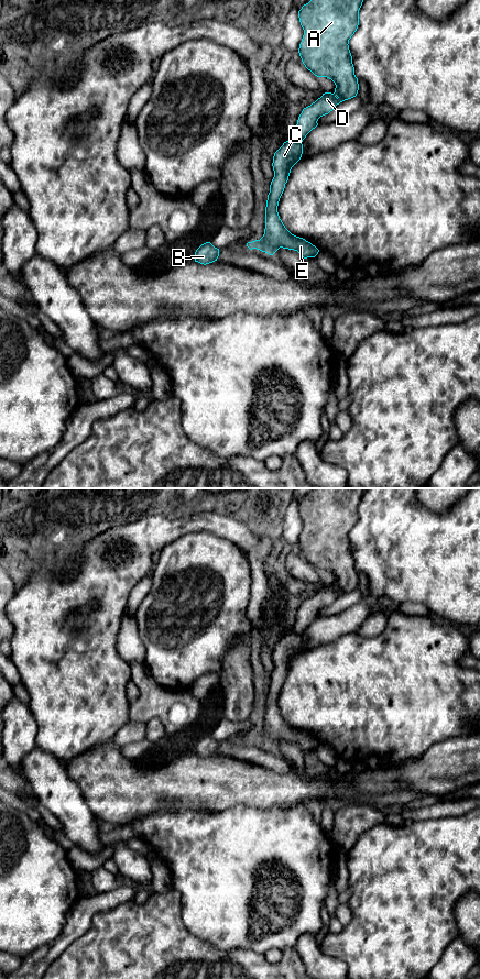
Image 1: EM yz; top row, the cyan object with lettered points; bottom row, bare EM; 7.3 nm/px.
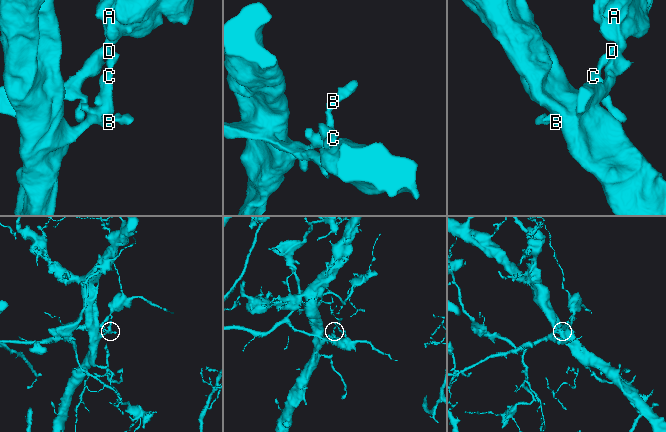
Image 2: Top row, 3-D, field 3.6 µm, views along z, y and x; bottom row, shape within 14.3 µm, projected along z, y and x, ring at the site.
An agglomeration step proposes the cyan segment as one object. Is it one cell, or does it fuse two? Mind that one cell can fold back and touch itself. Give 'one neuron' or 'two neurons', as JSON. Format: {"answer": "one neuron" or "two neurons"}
{"answer": "two neurons"}

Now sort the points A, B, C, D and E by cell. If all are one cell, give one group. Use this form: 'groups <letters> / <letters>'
groups A D / B C E

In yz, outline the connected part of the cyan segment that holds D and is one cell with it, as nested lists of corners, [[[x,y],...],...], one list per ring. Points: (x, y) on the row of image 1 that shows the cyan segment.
[[[310,0],[298,11],[304,35],[298,53],[305,67],[317,77],[327,77],[335,85],[335,92],[325,92],[310,106],[303,109],[298,117],[294,140],[302,143],[306,135],[315,129],[318,119],[328,114],[340,102],[357,96],[358,78],[354,75],[349,40],[359,25],[359,10],[363,0]]]

